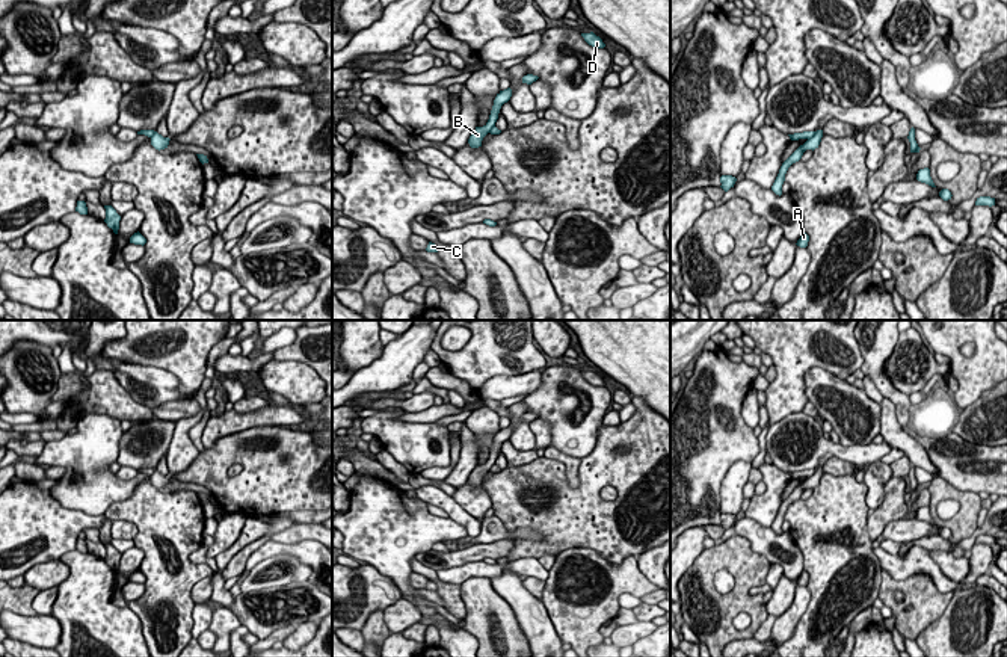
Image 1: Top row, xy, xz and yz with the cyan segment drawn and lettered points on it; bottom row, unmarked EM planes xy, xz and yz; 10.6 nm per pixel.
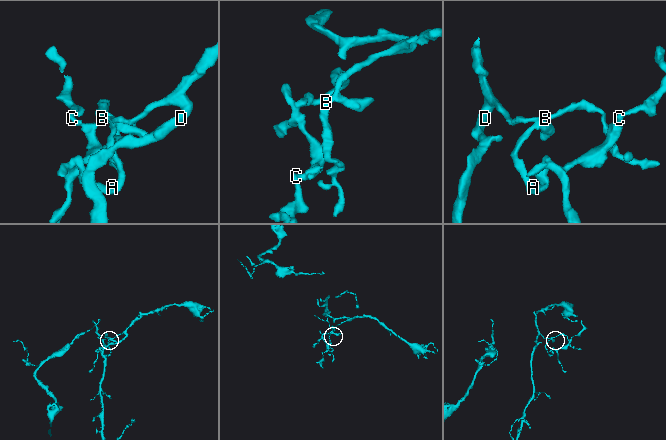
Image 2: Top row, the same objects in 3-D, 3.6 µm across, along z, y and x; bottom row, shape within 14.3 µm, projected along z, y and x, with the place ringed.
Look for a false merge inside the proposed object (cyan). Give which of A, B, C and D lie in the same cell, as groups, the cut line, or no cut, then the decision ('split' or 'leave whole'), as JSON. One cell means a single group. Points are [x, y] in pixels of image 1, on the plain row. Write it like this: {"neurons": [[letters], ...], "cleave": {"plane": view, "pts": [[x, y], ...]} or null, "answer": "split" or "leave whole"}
{"neurons": [["A", "C"], ["B", "D"]], "cleave": {"plane": "yz", "pts": [[816, 470], [808, 478]]}, "answer": "split"}

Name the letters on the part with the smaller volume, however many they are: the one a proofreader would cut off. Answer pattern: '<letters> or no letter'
A, C

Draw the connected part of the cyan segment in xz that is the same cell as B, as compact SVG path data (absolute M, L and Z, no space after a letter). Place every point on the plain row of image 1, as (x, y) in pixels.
M507 426L504 429L500 429L494 438L494 444L489 453L488 461L483 465L476 465L476 468L471 471L468 482L471 486L482 485L483 476L491 471L491 467L495 464L498 458L500 447L504 441L507 441L512 435L512 427Z

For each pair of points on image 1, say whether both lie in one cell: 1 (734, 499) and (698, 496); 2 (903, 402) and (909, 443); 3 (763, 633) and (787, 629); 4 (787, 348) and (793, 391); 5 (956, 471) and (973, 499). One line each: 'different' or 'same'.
1: different
2: different
3: different
4: same
5: different

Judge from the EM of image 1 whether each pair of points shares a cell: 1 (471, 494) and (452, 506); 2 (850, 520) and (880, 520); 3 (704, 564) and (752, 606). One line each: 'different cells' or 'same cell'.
1: different cells
2: different cells
3: same cell

